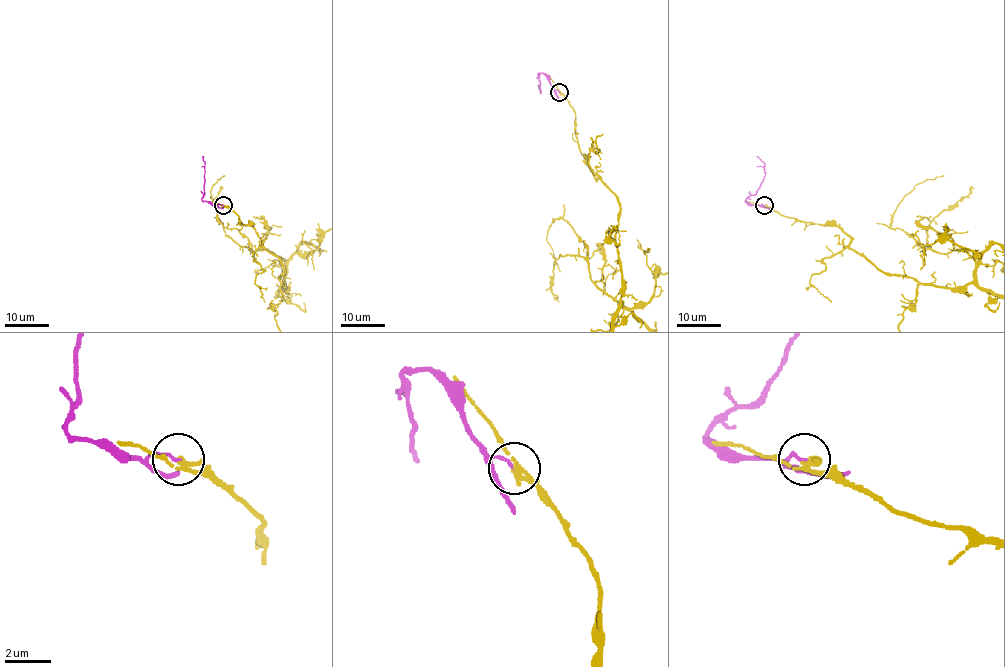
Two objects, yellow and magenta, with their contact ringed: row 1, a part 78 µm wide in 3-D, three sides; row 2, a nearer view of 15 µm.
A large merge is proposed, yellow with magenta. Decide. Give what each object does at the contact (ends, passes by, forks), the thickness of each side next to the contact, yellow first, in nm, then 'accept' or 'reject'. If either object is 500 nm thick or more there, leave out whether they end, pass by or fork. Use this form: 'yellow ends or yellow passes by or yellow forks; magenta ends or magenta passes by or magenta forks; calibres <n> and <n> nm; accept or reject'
yellow forks; magenta ends; calibres 120 and 120 nm; reject

